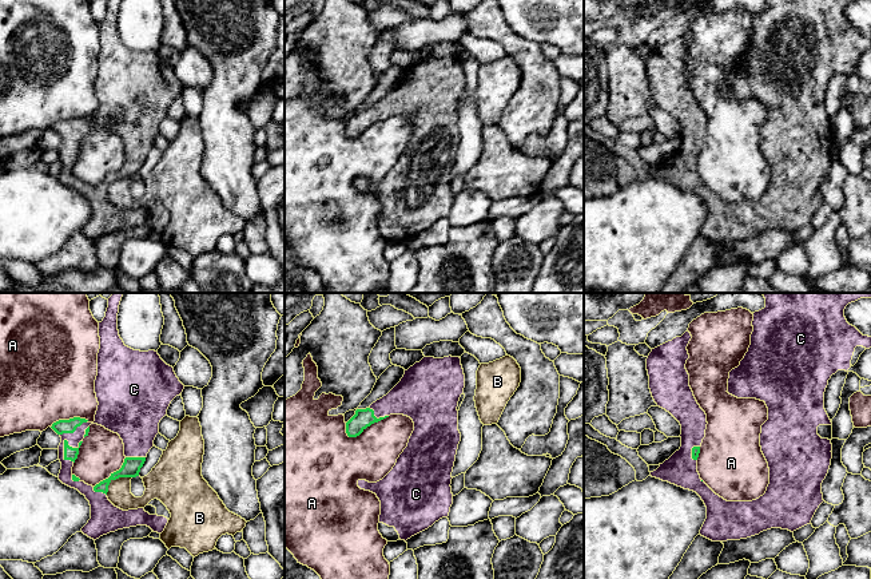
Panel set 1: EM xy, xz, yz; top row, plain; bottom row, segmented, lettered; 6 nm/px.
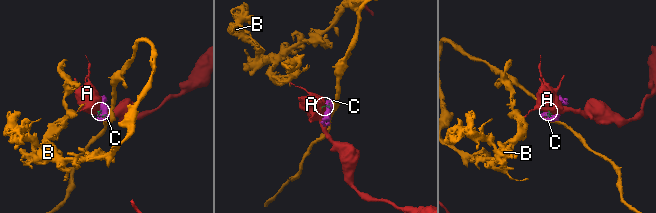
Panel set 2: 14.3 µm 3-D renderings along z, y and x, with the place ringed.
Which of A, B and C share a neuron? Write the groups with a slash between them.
A / B / C

